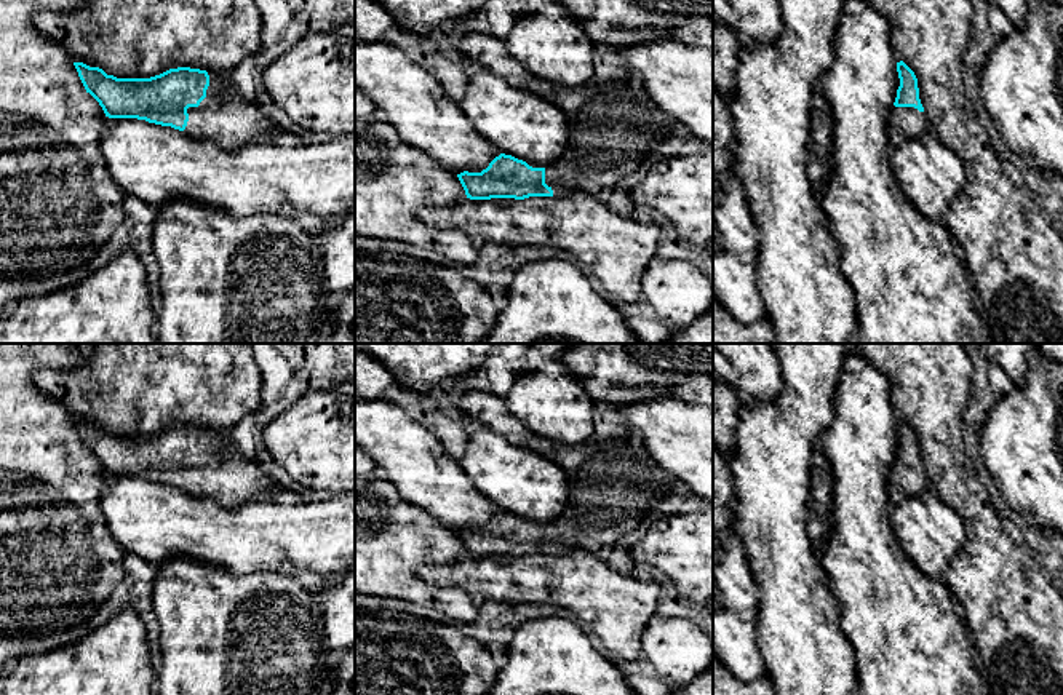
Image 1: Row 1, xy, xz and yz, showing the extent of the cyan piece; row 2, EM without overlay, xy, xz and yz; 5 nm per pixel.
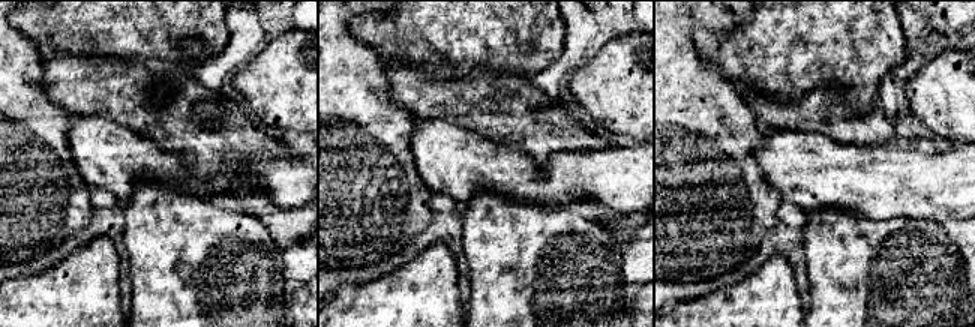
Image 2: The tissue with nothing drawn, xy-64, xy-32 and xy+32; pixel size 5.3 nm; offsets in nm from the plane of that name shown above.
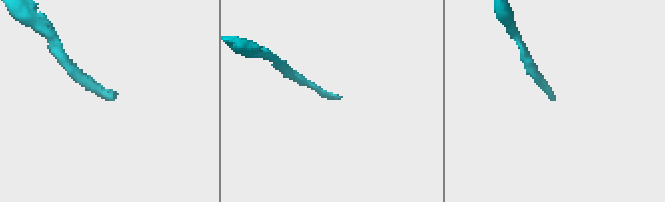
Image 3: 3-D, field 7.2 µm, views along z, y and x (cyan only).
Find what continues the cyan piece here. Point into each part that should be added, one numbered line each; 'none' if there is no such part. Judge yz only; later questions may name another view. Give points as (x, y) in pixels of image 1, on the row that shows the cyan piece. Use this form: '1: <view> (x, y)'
1: yz (905, 123)

